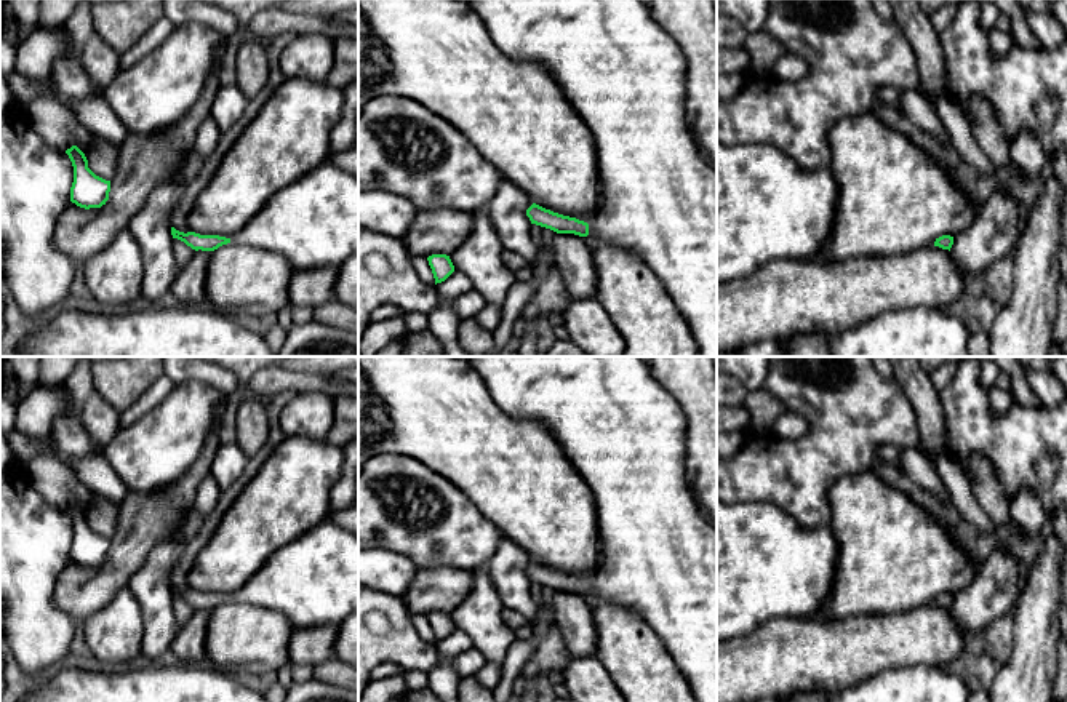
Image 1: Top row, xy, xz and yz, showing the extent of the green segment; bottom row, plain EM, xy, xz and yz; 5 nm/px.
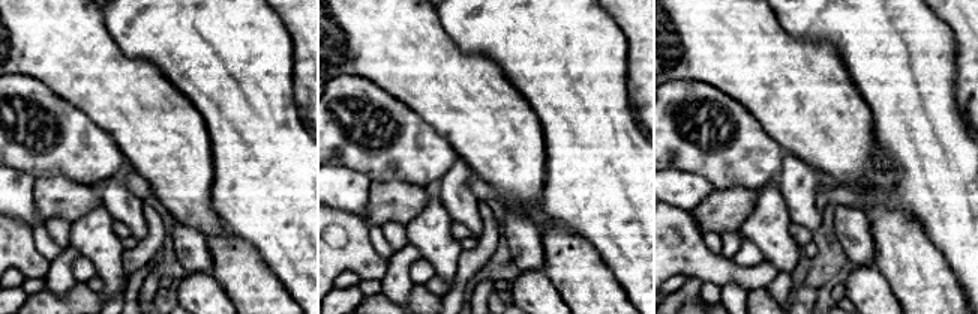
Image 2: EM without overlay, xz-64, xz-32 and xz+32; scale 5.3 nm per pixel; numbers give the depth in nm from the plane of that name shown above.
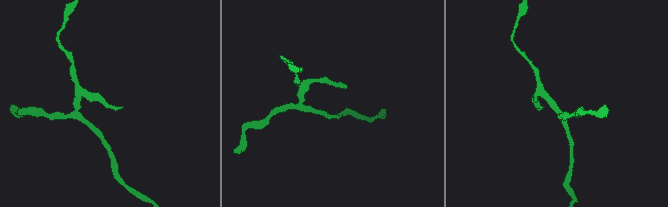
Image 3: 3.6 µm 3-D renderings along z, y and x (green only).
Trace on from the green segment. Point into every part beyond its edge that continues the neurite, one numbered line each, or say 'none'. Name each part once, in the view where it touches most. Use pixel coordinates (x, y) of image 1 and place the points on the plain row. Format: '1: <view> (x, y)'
1: xz (623, 430)

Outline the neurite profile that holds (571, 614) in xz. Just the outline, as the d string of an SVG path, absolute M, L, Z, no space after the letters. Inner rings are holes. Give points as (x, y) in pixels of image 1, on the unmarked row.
M557 592L550 606L553 627L573 657L590 657L597 651L597 630L585 595Z

